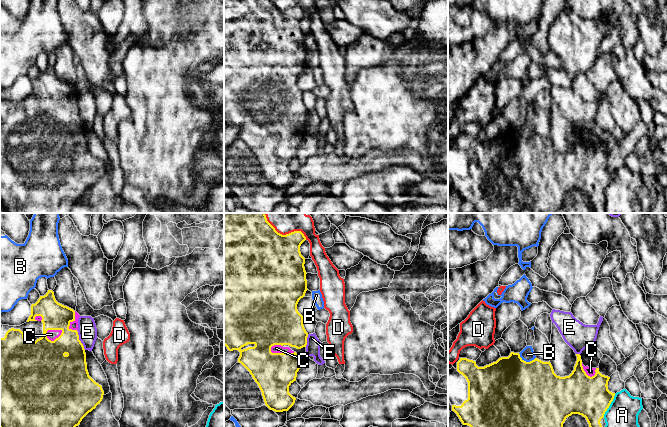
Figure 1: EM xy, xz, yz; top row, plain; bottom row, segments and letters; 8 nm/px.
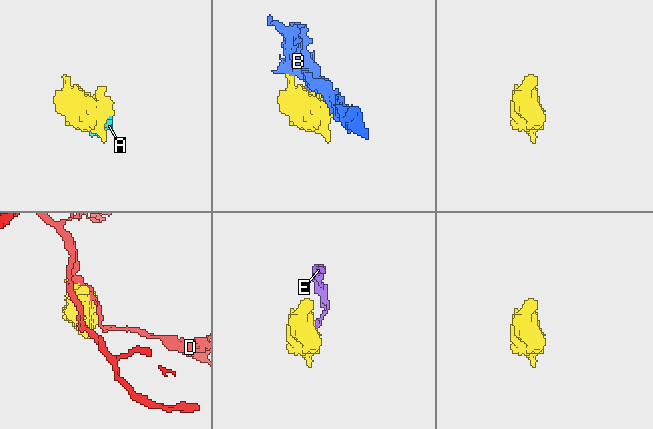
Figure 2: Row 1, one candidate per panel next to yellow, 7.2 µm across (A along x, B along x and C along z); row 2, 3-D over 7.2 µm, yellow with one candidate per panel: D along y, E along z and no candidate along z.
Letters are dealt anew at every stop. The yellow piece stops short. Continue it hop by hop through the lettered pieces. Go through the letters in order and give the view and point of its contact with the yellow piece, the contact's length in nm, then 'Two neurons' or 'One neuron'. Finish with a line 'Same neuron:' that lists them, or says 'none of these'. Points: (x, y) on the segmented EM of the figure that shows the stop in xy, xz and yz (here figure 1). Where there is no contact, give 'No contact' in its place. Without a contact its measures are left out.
A: Touches yellow at yz (609, 405). Shared border 200 nm. Two neurons
B: Touches yellow at yz (525, 361). Shared border 150 nm. Two neurons
C: Touches yellow at xz (281, 353). Shared border 200 nm. One neuron
D: Touches yellow at xz (284, 235). Shared border 400 nm. Two neurons
E: Touches yellow at xy (80, 341). Shared border 160 nm. Two neurons
Same neuron: C

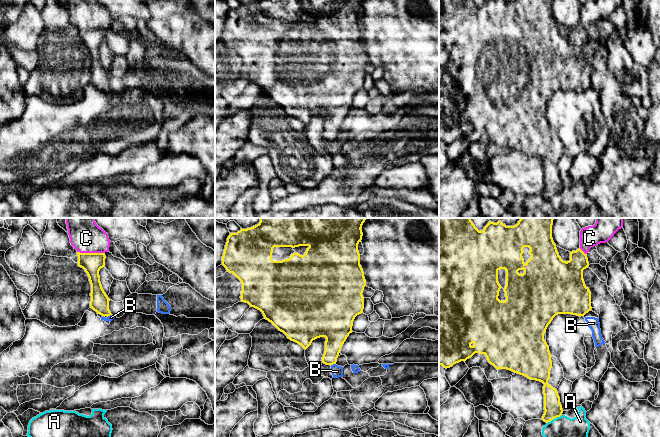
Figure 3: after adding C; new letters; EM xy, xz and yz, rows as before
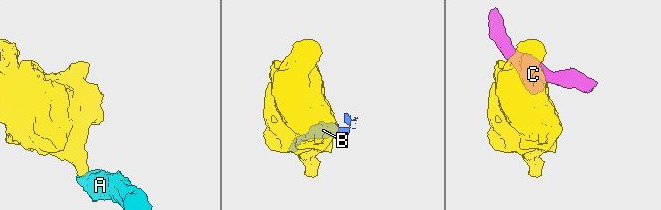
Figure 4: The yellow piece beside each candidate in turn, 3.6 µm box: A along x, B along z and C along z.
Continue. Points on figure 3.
A: Touches yellow at yz (553, 418). Shared border 130 nm. Two neurons
B: Touches yellow at xz (332, 364). Shared border 50 nm. Two neurons
C: Touches yellow at xy (91, 253). Shared border 220 nm. One neuron
Same neuron: C

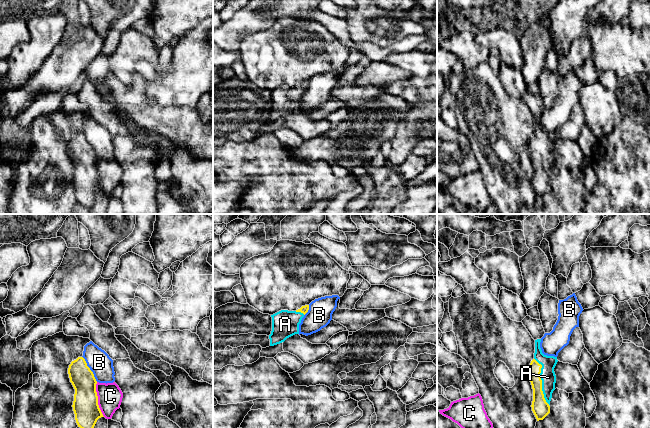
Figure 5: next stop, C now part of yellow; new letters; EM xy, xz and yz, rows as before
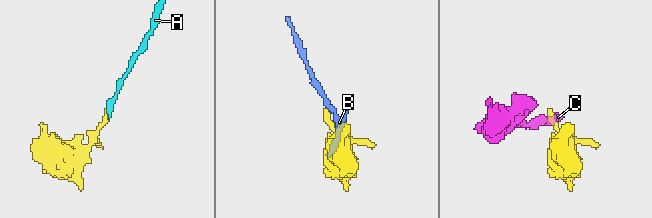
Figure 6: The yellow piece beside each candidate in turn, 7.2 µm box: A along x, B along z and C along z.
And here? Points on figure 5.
A: Touches yellow at yz (541, 381). Shared border 400 nm. One neuron
B: Touches yellow at xy (89, 369). Shared border 240 nm. Two neurons
C: Touches yellow at xy (97, 399). Shared border 280 nm. Two neurons
Same neuron: A

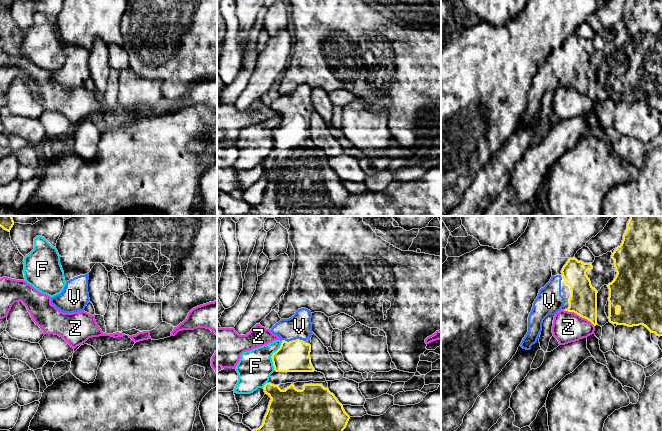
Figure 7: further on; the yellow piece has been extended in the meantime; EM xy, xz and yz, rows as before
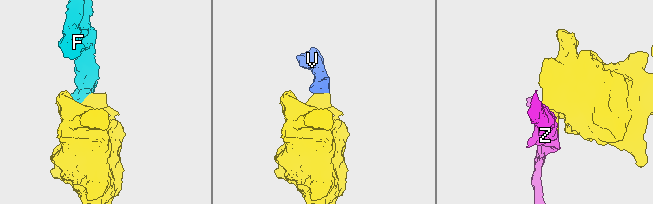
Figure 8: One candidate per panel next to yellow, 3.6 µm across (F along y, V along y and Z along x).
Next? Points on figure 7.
F: Touches yellow at xz (271, 356). Shared border 260 nm. Two neurons
V: Touches yellow at xz (293, 340). Shared border 180 nm. One neuron
Z: Touches yellow at yz (579, 315). Shared border 280 nm. Two neurons
Same neuron: V

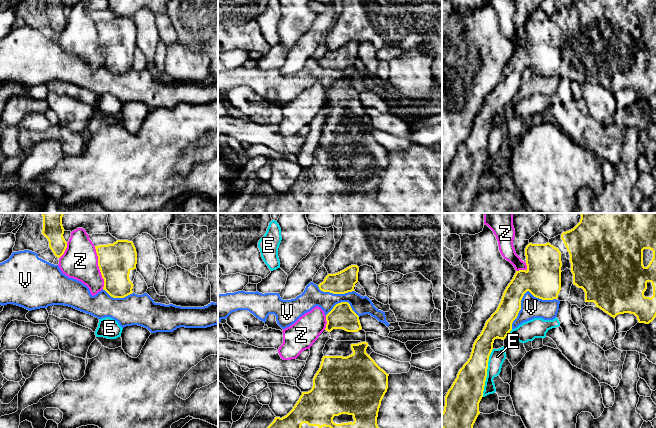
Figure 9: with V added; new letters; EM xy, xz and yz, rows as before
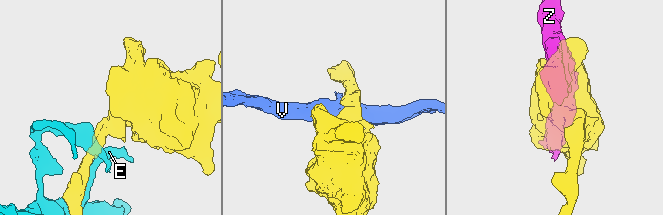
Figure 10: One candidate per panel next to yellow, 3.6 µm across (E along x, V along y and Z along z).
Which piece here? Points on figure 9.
E: Touches yellow at yz (486, 373). Shared border 400 nm. Two neurons
V: Touches yellow at yz (523, 295). Shared border 440 nm. Two neurons
Z: Touches yellow at xy (99, 267). Shared border 360 nm. Two neurons
Same neuron: none of these

